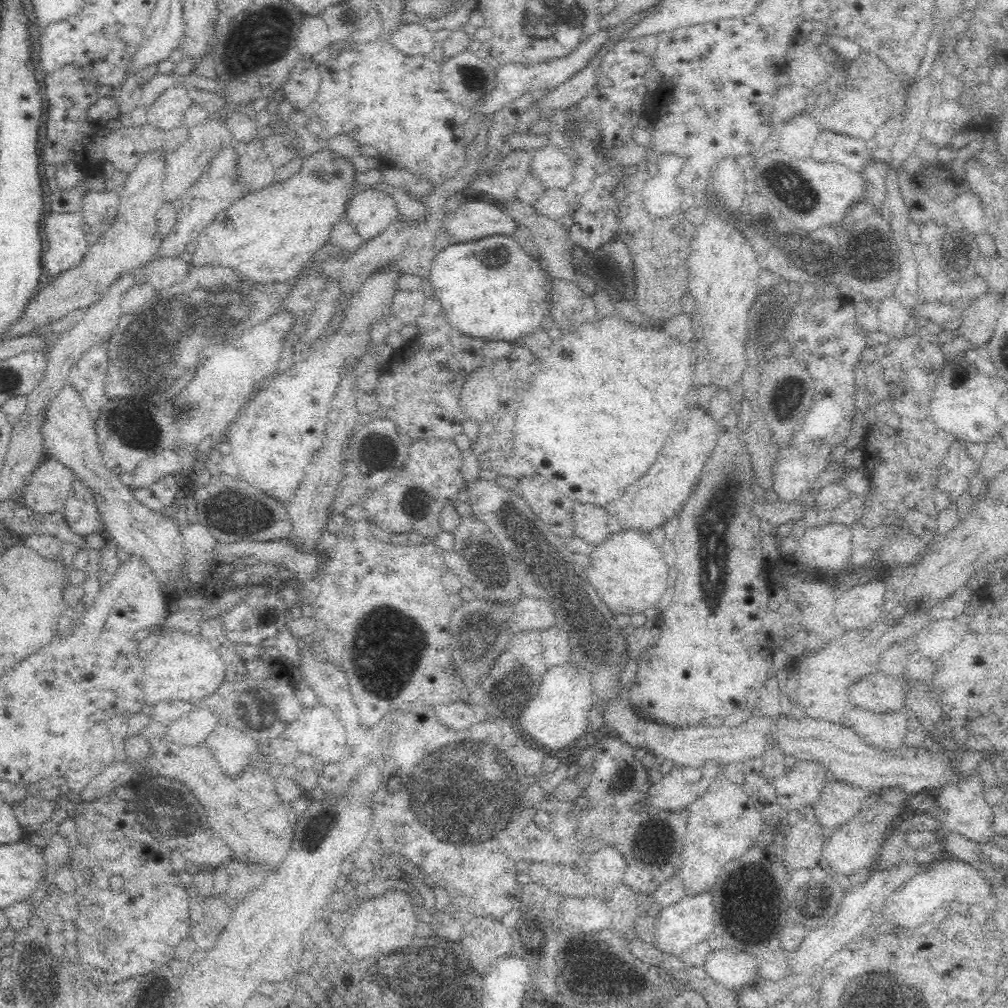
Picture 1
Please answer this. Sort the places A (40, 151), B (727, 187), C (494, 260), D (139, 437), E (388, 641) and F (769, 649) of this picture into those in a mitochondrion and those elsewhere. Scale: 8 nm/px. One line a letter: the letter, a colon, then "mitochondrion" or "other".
A: other
B: other
C: mitochondrion
D: mitochondrion
E: mitochondrion
F: other

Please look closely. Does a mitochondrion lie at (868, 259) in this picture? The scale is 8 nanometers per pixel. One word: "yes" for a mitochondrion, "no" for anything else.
no

